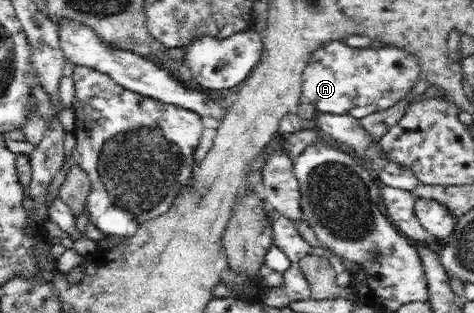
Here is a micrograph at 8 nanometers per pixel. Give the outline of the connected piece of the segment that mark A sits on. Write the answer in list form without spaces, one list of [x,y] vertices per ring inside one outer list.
[[[342,41],[319,47],[302,73],[302,99],[315,112],[349,114],[358,119],[398,105],[419,82],[419,63],[394,46],[351,48]]]

